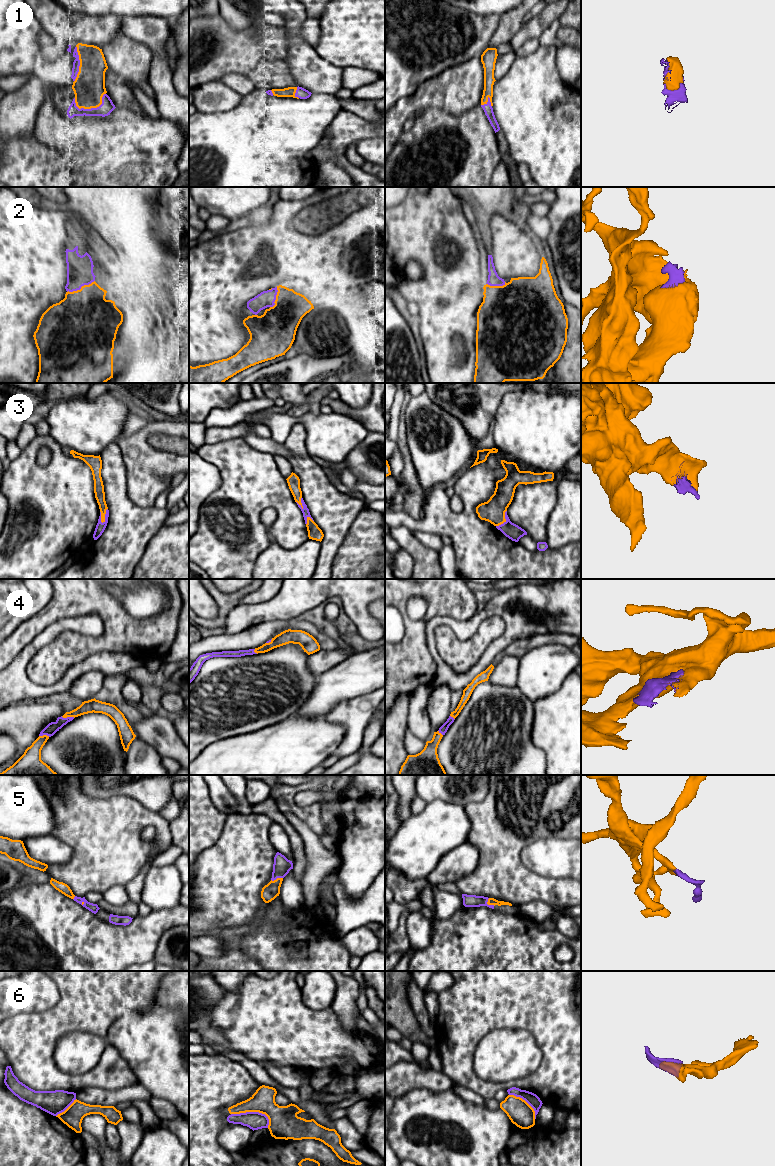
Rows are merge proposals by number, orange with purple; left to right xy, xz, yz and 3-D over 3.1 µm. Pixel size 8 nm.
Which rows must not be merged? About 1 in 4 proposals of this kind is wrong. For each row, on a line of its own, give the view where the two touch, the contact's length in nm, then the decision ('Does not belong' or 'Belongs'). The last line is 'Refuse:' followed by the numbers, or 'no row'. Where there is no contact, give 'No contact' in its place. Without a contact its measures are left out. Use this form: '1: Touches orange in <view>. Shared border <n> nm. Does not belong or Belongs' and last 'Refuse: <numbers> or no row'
1: Touches orange in xy. Shared border 260 nm. Belongs
2: Touches orange in xy. Shared border 240 nm. Belongs
3: Touches orange in xy. Shared border 130 nm. Belongs
4: Touches orange in xy. Shared border 110 nm. Belongs
5: Touches orange in yz. Shared border 80 nm. Belongs
6: Touches orange in xz. Shared border 320 nm. Does not belong
Refuse: 6

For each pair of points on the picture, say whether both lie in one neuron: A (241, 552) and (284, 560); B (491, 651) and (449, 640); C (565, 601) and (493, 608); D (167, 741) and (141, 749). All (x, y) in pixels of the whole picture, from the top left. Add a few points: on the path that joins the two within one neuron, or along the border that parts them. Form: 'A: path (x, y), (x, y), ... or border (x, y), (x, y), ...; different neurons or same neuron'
A: border (271, 544), (259, 555), (253, 568); different neurons
B: border (503, 633), (487, 647), (471, 667); different neurons
C: path (547, 601), (523, 601), (519, 597), (511, 601); same neuron
D: border (136, 736), (147, 742), (161, 757); different neurons

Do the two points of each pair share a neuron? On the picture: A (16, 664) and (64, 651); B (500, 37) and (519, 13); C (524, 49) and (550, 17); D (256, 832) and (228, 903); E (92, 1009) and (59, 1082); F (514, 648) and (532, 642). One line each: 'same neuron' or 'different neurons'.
A: different neurons
B: same neuron
C: different neurons
D: same neuron
E: same neuron
F: same neuron

